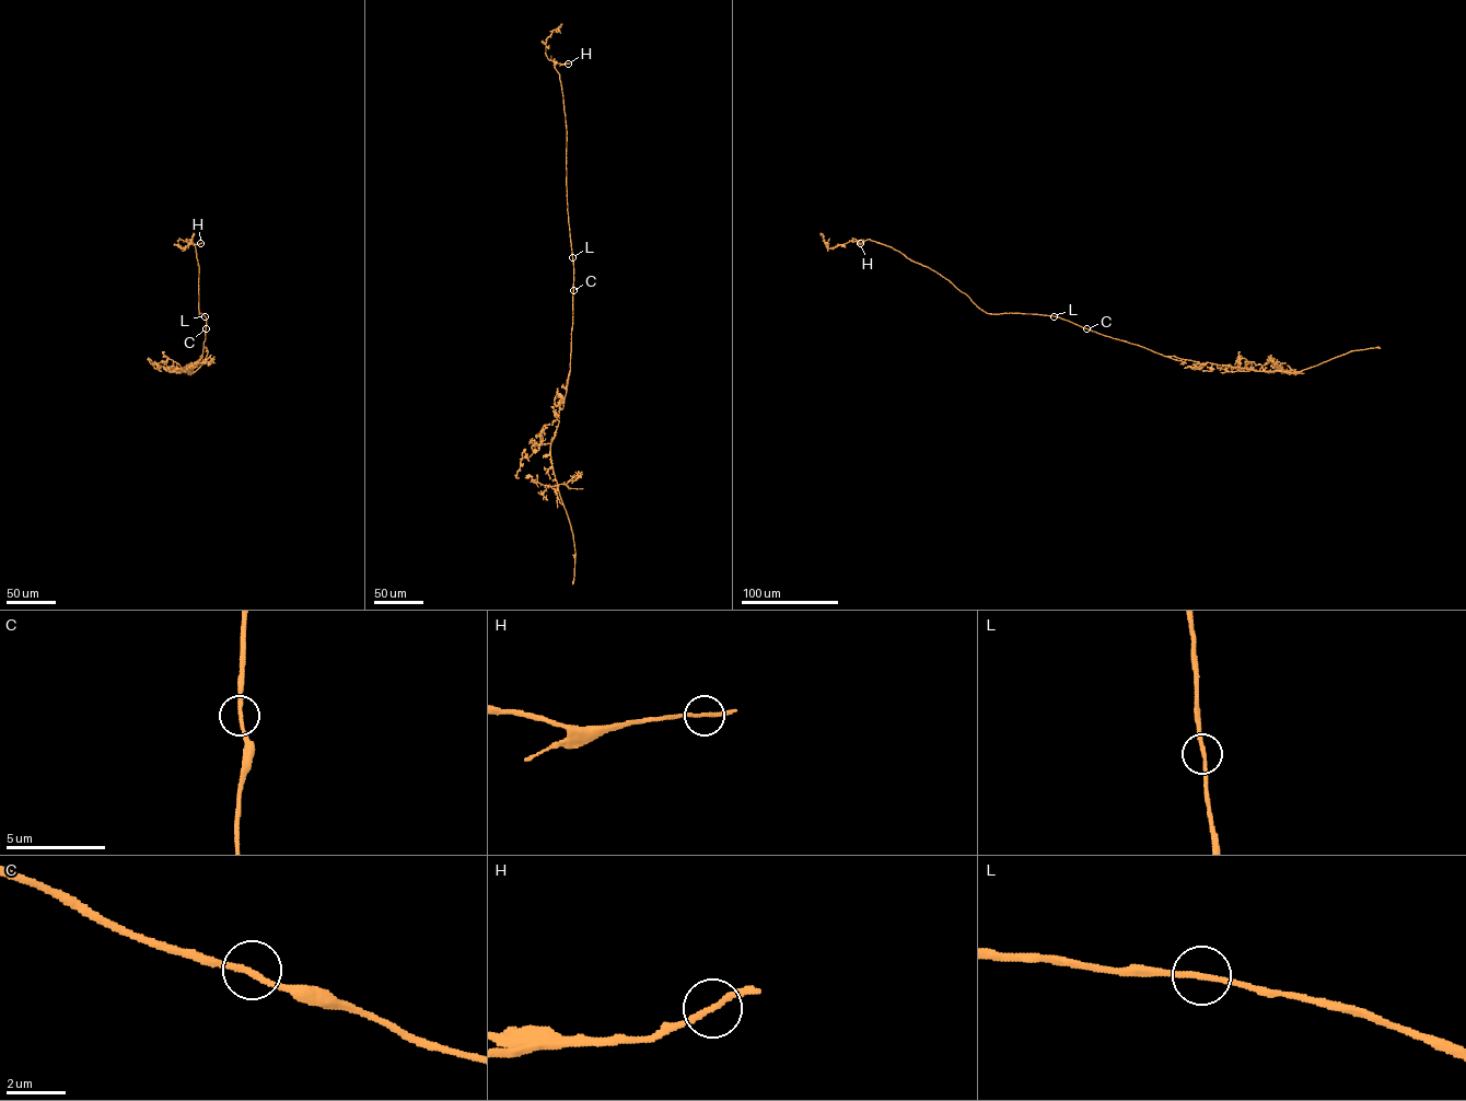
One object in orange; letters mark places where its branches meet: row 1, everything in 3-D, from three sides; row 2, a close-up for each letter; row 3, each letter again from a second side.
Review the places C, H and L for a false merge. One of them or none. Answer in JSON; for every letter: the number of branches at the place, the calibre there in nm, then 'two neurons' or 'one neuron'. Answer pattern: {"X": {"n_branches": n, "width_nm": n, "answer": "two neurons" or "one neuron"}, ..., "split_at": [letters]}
{"C": {"n_branches": 2, "width_nm": 200, "answer": "one neuron"}, "H": {"n_branches": 2, "width_nm": 180, "answer": "one neuron"}, "L": {"n_branches": 2, "width_nm": 190, "answer": "one neuron"}, "split_at": []}

